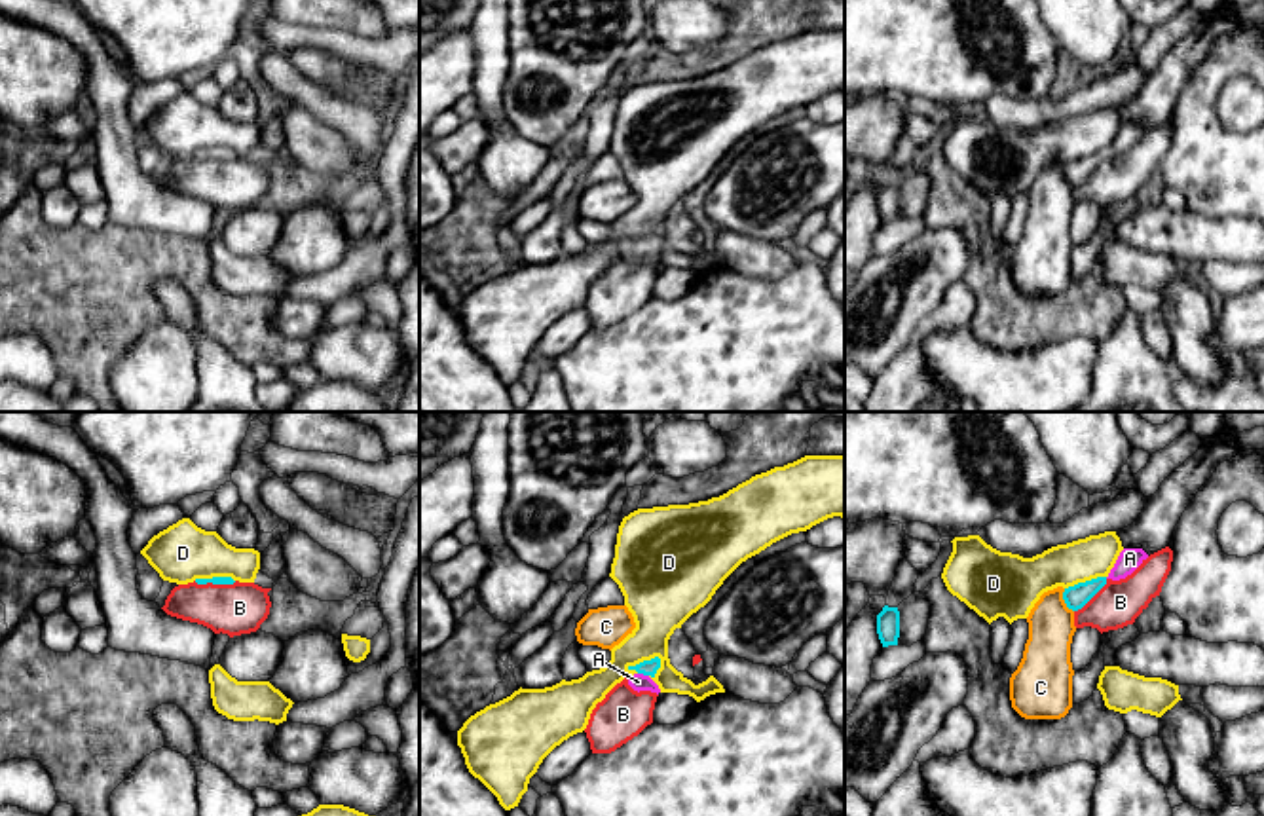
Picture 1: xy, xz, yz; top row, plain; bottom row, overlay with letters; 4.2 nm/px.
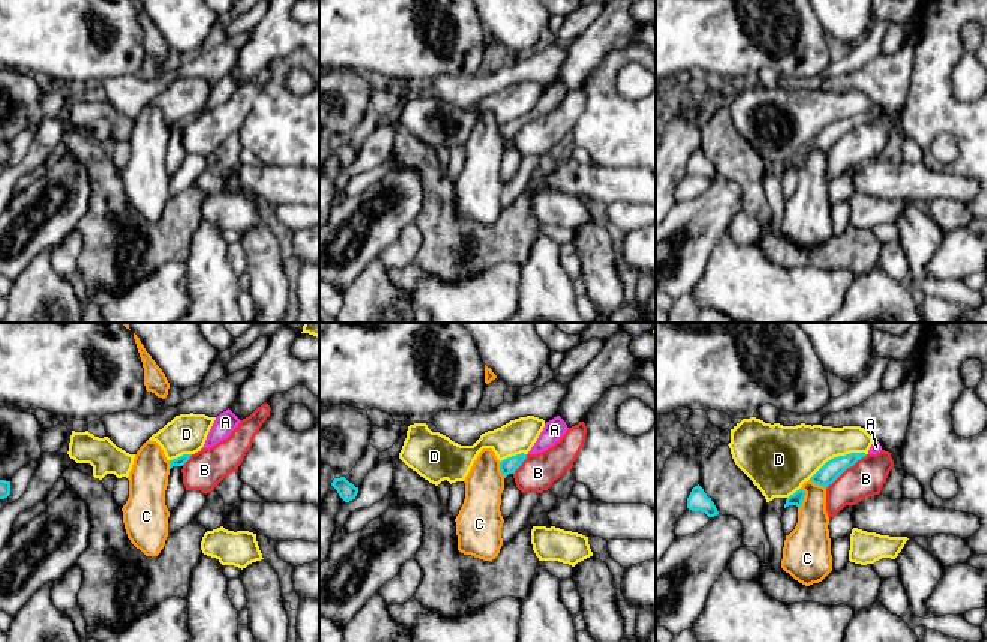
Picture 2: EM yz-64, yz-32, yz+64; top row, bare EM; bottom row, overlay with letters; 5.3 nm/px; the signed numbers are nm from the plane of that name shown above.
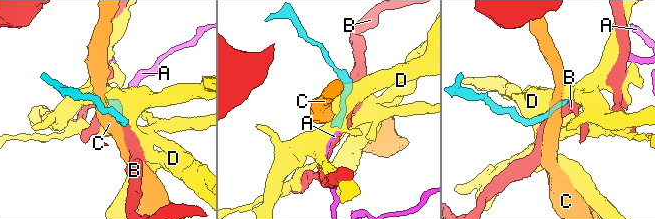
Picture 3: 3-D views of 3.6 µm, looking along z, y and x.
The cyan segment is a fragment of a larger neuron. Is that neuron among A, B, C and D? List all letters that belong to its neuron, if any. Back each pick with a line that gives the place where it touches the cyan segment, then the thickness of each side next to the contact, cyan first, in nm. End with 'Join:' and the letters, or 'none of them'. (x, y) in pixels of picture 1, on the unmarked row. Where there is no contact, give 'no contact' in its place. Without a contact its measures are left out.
A: contact xz (644, 249); calibres 60 and 80 nm
Join: A

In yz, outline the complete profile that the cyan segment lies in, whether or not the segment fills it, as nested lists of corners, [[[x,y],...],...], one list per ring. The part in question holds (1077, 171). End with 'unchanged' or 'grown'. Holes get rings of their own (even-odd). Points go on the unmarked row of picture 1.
[[[1097,152],[1086,158],[1078,158],[1074,161],[1065,163],[1063,175],[1069,184],[1082,184],[1103,161],[1106,159],[1106,152]]]; unchanged

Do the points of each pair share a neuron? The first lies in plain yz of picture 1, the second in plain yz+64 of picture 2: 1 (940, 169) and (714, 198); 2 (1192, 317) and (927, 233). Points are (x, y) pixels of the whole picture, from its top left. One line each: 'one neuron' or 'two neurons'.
1: two neurons
2: one neuron

